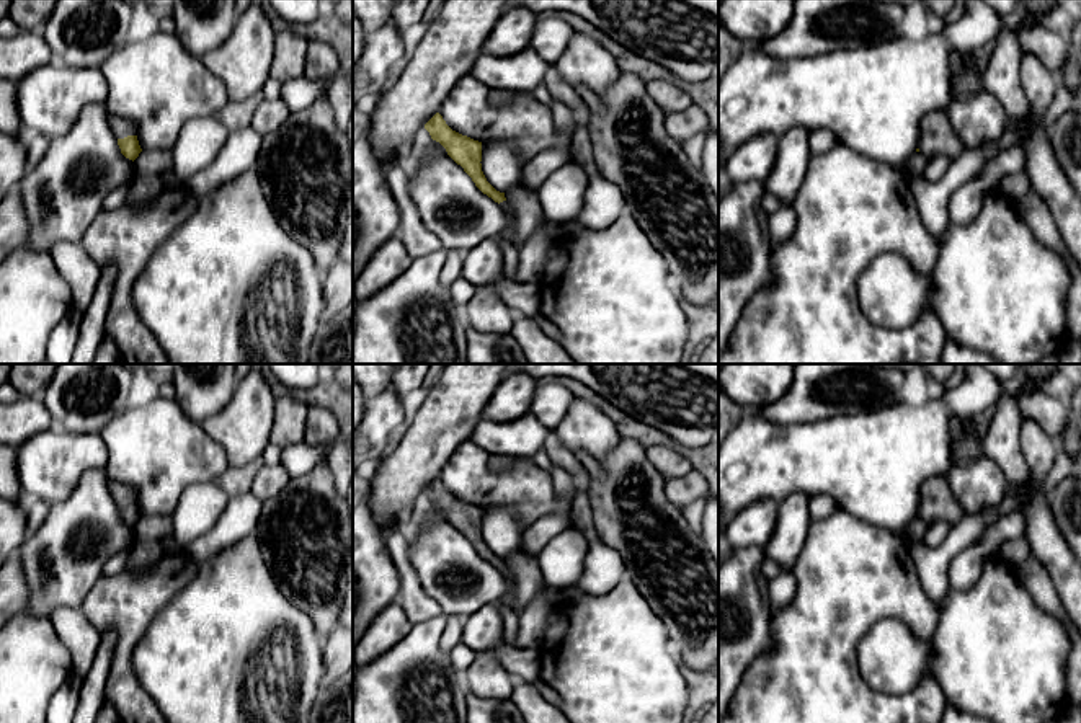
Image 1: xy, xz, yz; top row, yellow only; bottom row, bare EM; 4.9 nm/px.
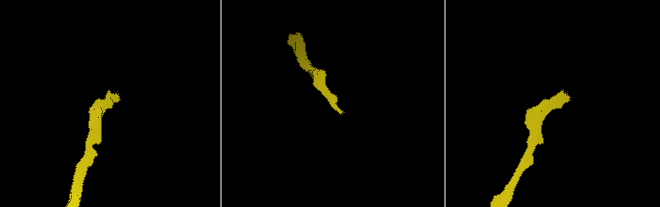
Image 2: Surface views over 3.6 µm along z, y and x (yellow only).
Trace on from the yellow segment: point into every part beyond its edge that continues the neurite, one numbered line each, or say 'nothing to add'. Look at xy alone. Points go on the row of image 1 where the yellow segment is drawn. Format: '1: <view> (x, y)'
1: xy (121, 128)

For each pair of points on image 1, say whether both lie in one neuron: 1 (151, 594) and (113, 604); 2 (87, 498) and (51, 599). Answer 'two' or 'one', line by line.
1: one
2: one

